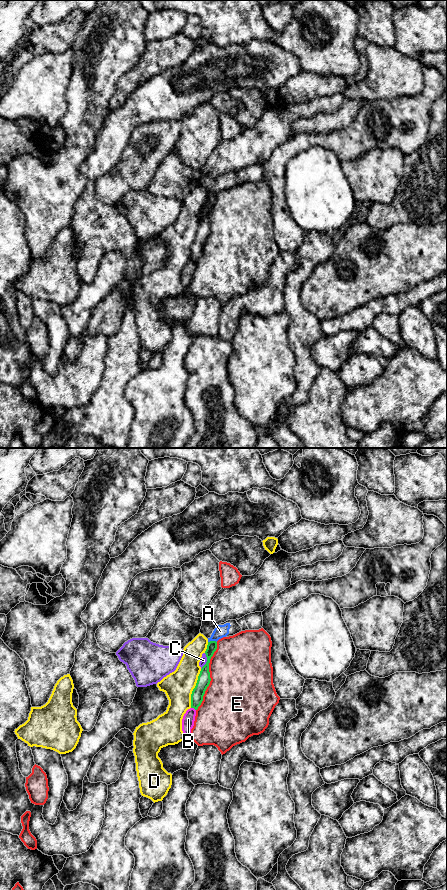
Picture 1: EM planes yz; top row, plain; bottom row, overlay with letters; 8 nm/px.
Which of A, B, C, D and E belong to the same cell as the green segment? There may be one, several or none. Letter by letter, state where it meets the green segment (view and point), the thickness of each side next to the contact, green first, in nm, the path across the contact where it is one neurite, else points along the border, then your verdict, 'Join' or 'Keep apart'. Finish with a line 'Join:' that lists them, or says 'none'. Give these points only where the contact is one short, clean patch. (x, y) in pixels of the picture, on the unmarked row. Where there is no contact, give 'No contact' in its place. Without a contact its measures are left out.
A: Touches green at yz (212, 193). Thickness 80 nm (green) against 100 nm. Boundary: yz (216, 193), (208, 194). Keep apart
B: Touches green at yz (193, 259). Thickness 100 nm (green) against 100 nm. Keep apart
C: Touches green at yz (207, 213). Thickness 100 nm (green) against 50 nm. Boundary: yz (205, 205), (206, 215), (201, 221). Keep apart
D: Touches green at yz (194, 240). Thickness 100 nm (green) against 240 nm. Keep apart
E: Touches green at yz (209, 228). Thickness 100 nm (green) against 480 nm. Keep apart
Join: none

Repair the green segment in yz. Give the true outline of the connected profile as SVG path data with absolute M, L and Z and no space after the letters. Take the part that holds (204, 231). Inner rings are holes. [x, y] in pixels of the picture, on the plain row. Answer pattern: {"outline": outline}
{"outline": "M216 193L208 194L207 201L205 203L207 214L202 219L200 226L198 228L196 238L191 246L191 260L194 260L195 262L197 262L198 259L201 257L205 243L210 236L211 230L209 224L209 215L216 201L217 201Z"}

